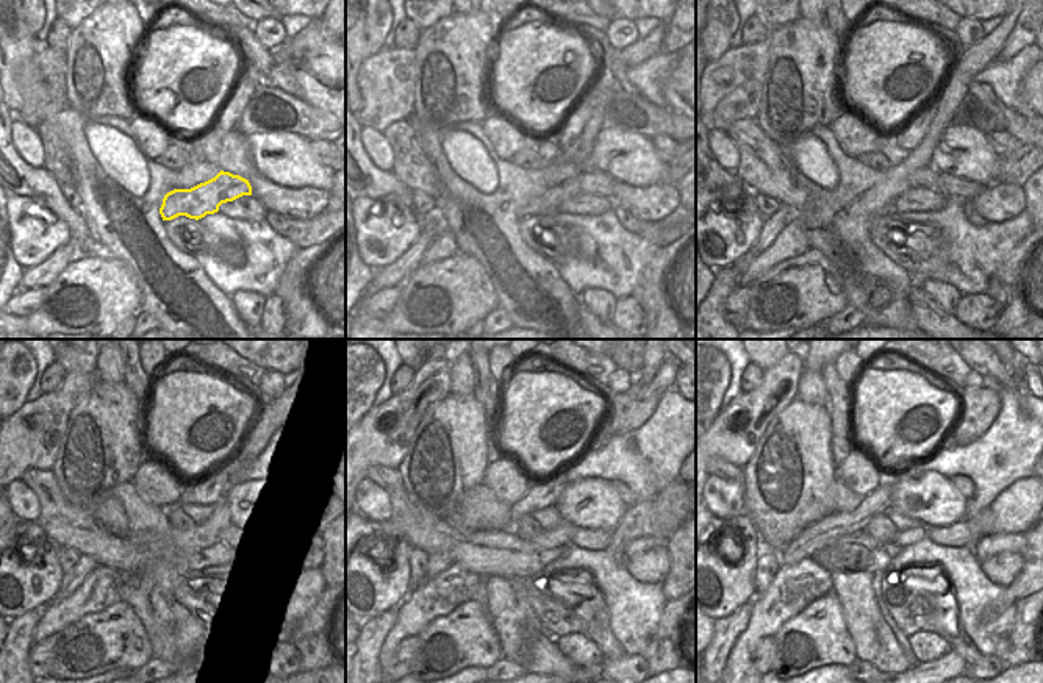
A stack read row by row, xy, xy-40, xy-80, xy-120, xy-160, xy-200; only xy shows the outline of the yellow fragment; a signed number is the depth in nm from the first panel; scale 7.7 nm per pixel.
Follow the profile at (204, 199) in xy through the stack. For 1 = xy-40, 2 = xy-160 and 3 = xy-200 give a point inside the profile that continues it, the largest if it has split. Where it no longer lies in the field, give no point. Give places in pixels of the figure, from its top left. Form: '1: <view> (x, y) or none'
1: xy-40 (588, 182)
2: xy-160 (634, 547)
3: xy-200 (993, 544)

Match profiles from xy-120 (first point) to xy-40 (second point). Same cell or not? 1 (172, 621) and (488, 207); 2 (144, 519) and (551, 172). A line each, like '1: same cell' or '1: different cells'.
1: same cell
2: different cells

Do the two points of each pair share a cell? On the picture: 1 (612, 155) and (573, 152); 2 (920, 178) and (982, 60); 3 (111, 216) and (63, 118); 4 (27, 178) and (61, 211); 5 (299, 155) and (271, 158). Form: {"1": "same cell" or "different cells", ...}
{"1": "different cells", "2": "different cells", "3": "same cell", "4": "same cell", "5": "same cell"}

